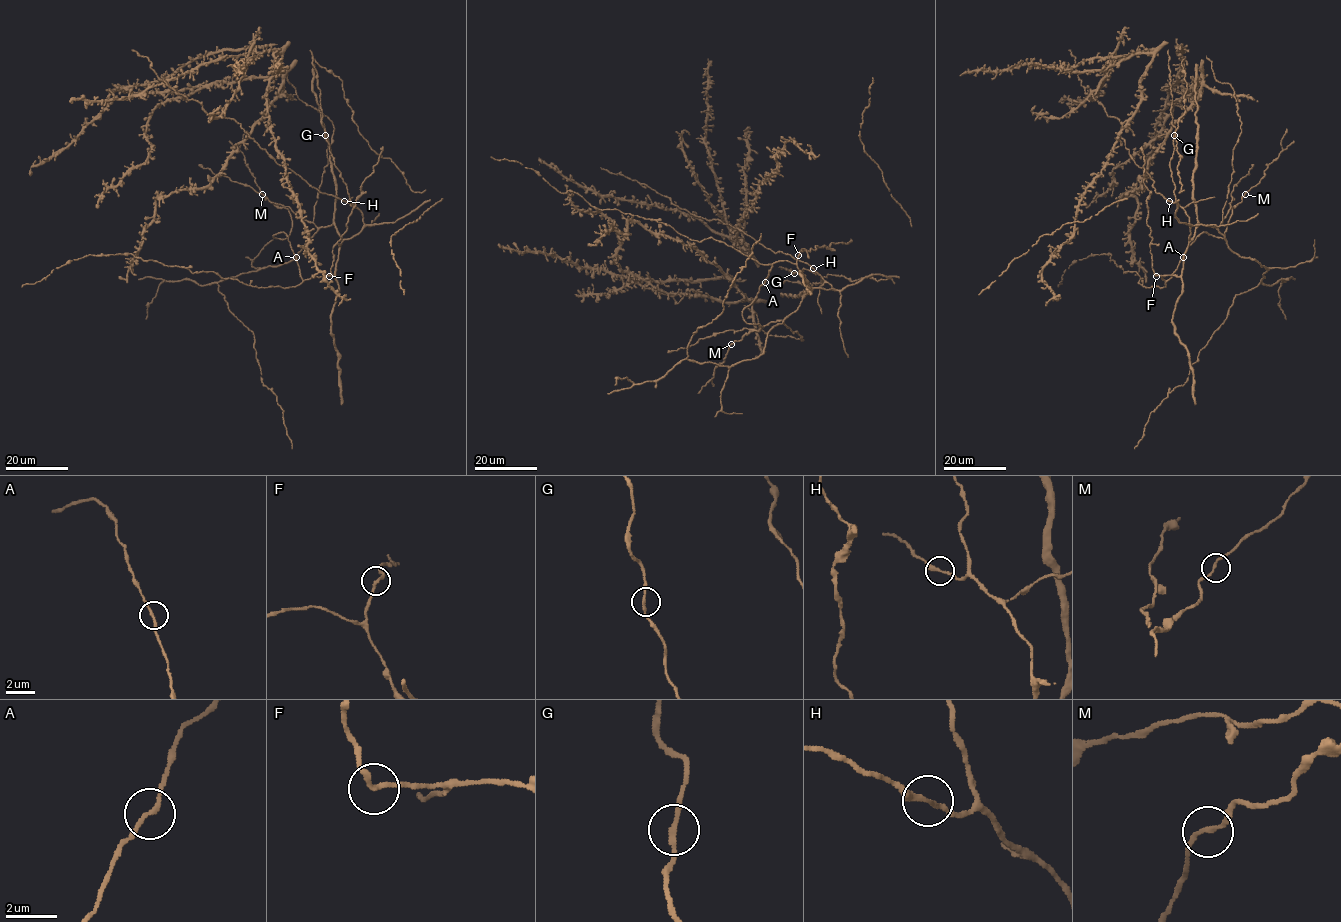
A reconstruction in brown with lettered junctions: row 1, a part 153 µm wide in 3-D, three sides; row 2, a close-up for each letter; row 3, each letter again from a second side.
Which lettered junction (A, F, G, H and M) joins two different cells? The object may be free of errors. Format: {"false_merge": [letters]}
{"false_merge": []}

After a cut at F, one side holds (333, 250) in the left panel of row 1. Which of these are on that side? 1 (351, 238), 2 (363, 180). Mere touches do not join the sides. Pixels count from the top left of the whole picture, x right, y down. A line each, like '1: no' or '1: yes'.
1: no
2: yes

